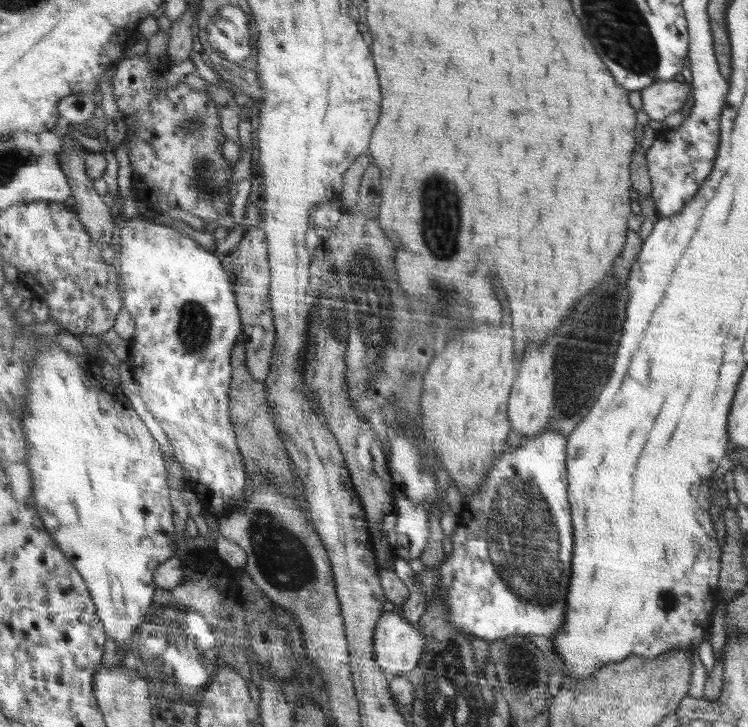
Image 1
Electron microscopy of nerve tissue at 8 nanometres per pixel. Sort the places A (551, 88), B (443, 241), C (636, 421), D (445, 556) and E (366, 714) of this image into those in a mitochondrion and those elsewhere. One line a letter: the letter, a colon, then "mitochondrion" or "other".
A: other
B: mitochondrion
C: other
D: other
E: other

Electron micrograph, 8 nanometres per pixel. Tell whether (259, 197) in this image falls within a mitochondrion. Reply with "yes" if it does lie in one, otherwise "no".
no

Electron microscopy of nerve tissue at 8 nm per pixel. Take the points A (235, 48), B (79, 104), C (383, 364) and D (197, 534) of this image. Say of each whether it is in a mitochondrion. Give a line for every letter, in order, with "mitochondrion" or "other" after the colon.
A: mitochondrion
B: other
C: mitochondrion
D: other

